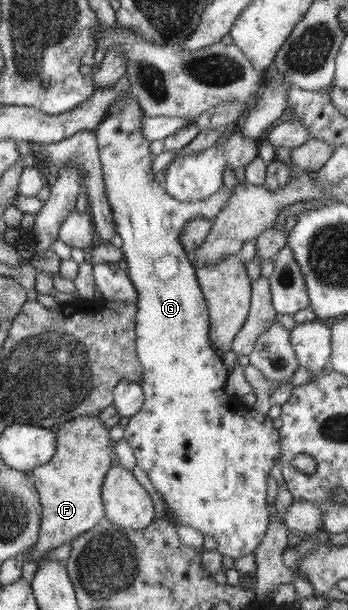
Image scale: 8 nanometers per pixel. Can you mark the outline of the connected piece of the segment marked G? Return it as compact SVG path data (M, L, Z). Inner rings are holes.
M123 93L107 109L107 117L95 129L115 232L123 239L121 251L128 265L126 272L136 290L136 354L144 371L141 385L145 401L142 408L129 418L123 438L133 448L137 467L147 473L165 503L166 519L174 525L193 527L203 536L209 535L217 543L216 551L237 560L254 553L269 525L267 478L275 459L281 459L279 431L269 416L248 406L231 404L231 396L224 390L230 372L211 345L208 306L194 264L178 236L183 227L198 216L214 220L238 181L235 171L226 167L224 187L205 202L180 203L172 199L155 182L153 156L149 149L151 142L141 135L143 116L137 99Z

